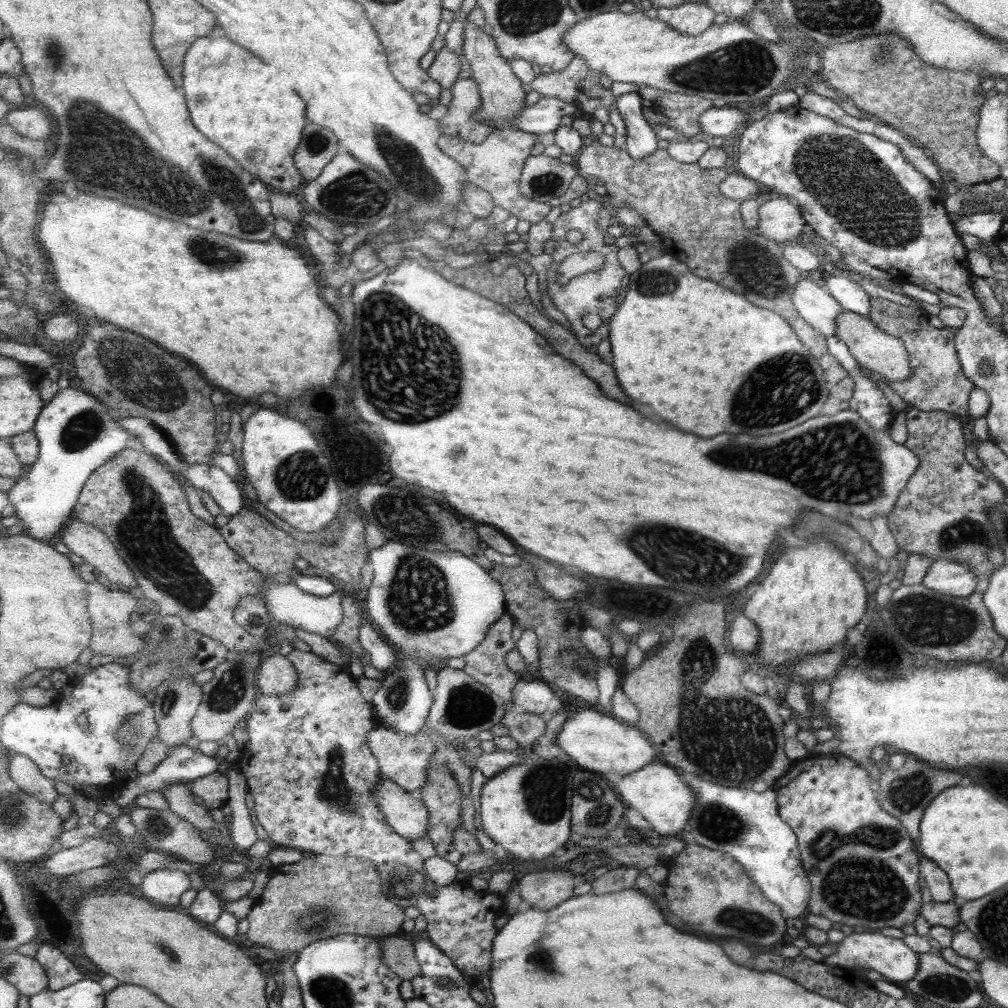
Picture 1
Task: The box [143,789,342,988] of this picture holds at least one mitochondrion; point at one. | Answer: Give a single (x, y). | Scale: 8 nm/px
(312, 921)

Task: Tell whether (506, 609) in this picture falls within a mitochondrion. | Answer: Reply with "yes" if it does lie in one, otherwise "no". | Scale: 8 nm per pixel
no

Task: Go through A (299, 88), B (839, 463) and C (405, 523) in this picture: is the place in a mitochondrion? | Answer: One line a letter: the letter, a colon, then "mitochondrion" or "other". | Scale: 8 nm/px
A: other
B: mitochondrion
C: mitochondrion

